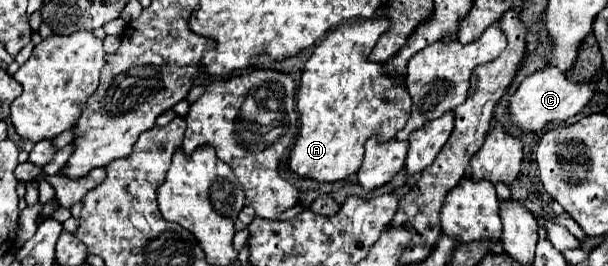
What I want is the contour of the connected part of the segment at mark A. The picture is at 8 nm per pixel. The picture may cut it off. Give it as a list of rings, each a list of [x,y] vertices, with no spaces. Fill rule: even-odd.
[[[386,18],[376,20],[360,20],[360,22],[344,22],[334,32],[330,32],[312,52],[306,62],[296,94],[296,108],[300,112],[300,134],[290,150],[286,168],[300,178],[310,178],[316,182],[340,182],[348,176],[356,174],[364,156],[364,142],[370,136],[376,140],[392,140],[400,128],[404,128],[410,112],[410,96],[402,82],[388,78],[382,72],[382,64],[370,62],[368,56],[376,46],[380,34],[388,30]]]

